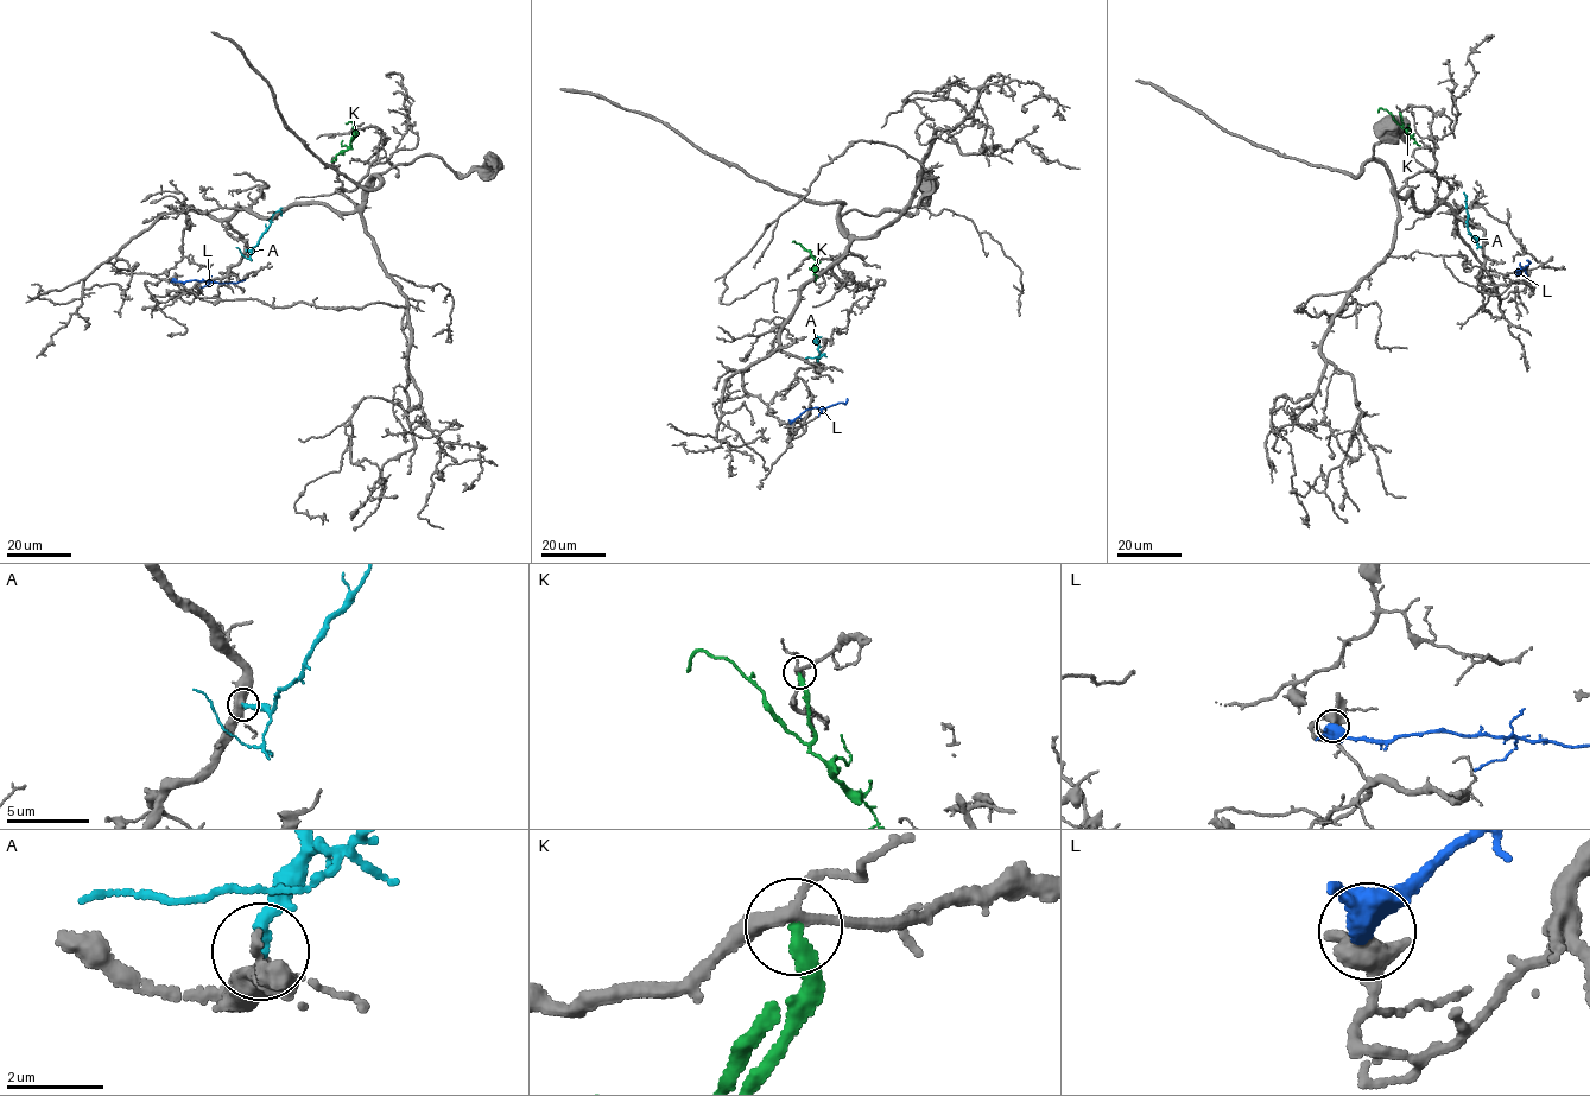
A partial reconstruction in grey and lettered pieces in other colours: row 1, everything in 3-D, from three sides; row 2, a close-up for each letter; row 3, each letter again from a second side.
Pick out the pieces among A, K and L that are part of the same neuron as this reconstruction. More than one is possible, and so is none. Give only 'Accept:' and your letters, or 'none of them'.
Accept: A

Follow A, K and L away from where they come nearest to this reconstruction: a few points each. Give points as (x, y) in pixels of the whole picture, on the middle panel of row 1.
A: (817, 361), (821, 353), (813, 340), (821, 336)
K: (810, 257), (792, 241)
L: (791, 423), (808, 409), (846, 404), (847, 398)

